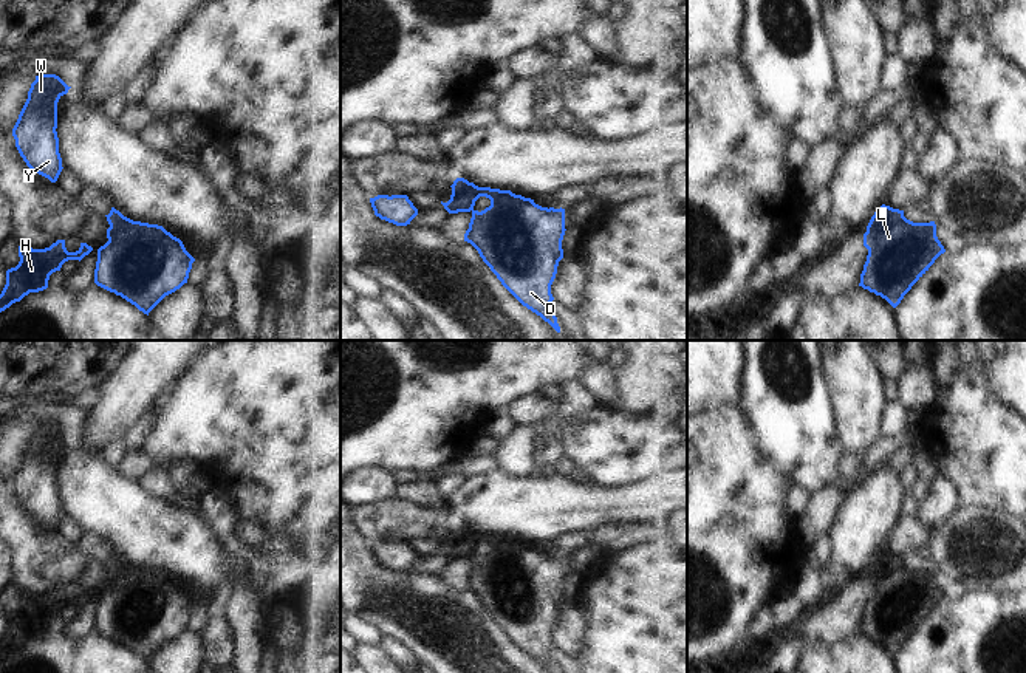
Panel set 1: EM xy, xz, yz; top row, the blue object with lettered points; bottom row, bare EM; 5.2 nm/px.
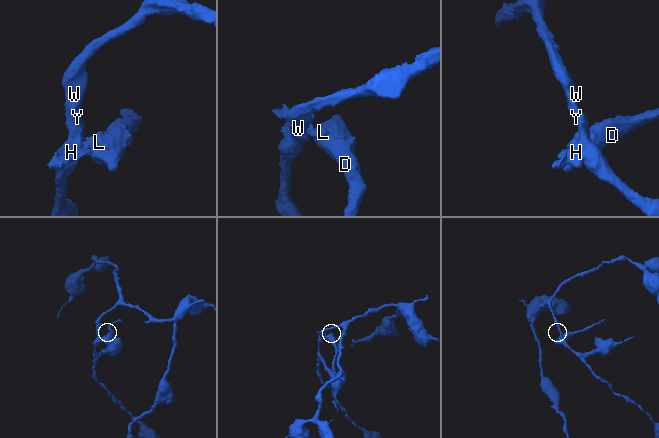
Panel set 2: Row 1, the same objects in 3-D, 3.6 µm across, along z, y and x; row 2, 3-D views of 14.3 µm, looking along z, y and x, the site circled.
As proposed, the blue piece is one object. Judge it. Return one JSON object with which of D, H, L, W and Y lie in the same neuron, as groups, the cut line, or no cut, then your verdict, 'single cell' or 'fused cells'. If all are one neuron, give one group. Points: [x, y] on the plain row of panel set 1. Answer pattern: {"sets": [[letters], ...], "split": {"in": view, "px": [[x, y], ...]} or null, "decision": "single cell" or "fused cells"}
{"sets": [["D", "L"], ["H", "W", "Y"]], "split": {"in": "xy", "px": [[110, 571], [112, 582], [109, 587]]}, "decision": "fused cells"}

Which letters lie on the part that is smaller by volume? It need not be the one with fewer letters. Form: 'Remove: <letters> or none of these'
Remove: D, L

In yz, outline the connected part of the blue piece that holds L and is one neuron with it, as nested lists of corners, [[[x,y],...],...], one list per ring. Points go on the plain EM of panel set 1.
[[[882,551],[871,563],[864,593],[868,596],[867,608],[860,620],[864,636],[885,645],[896,654],[911,633],[929,617],[935,606],[946,599],[936,583],[936,571],[913,569],[904,563],[904,557]]]

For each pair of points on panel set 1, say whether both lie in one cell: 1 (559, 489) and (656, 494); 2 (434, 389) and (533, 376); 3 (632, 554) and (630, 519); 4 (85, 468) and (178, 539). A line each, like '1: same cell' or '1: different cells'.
1: same cell
2: same cell
3: different cells
4: same cell

